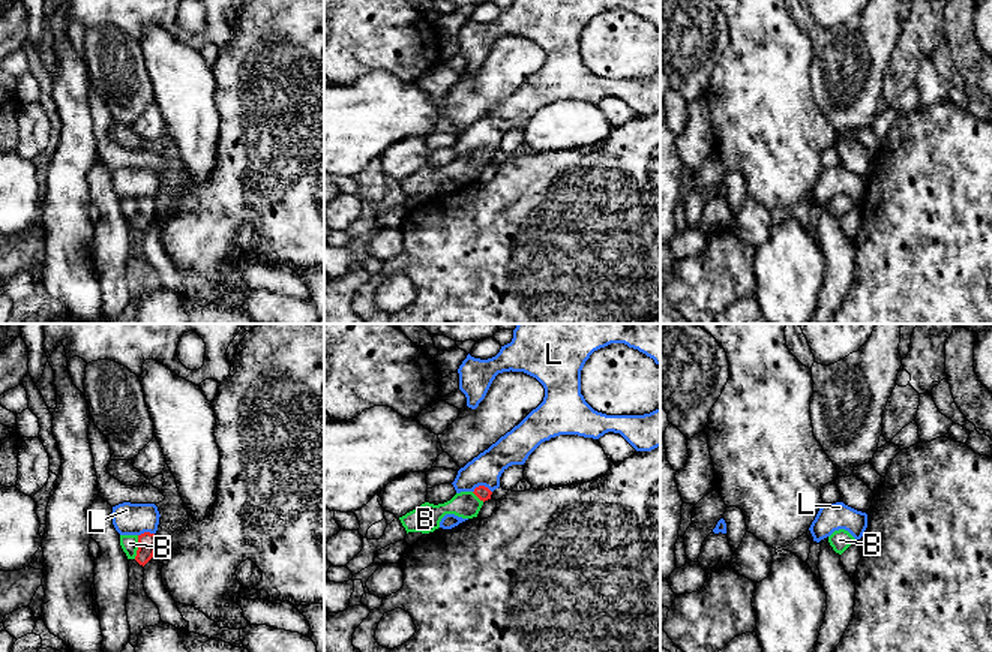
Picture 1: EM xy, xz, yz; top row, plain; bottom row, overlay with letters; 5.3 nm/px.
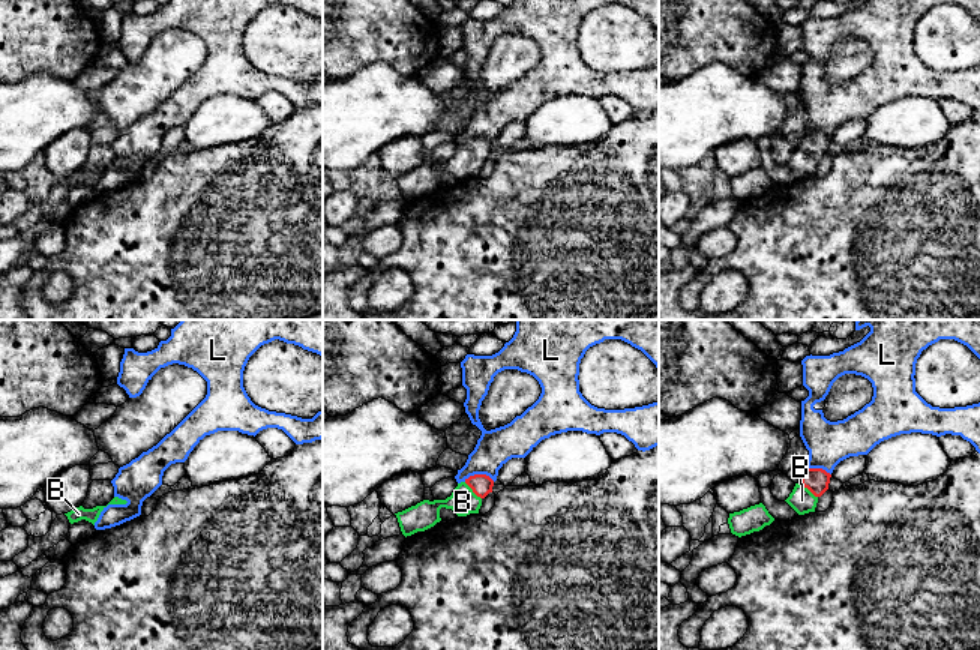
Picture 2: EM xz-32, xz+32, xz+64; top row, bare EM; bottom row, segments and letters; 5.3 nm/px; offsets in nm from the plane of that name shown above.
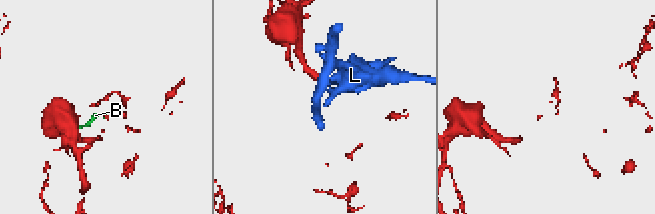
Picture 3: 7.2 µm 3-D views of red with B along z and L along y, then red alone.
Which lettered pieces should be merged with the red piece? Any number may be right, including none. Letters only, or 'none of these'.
B

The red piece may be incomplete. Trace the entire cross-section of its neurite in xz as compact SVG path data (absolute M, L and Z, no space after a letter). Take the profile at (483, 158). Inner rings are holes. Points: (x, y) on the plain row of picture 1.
M479 150L473 156L456 157L444 168L425 166L419 172L399 181L402 190L408 196L429 198L440 192L440 186L446 178L455 178L462 183L477 181L485 165L491 163L492 156Z

